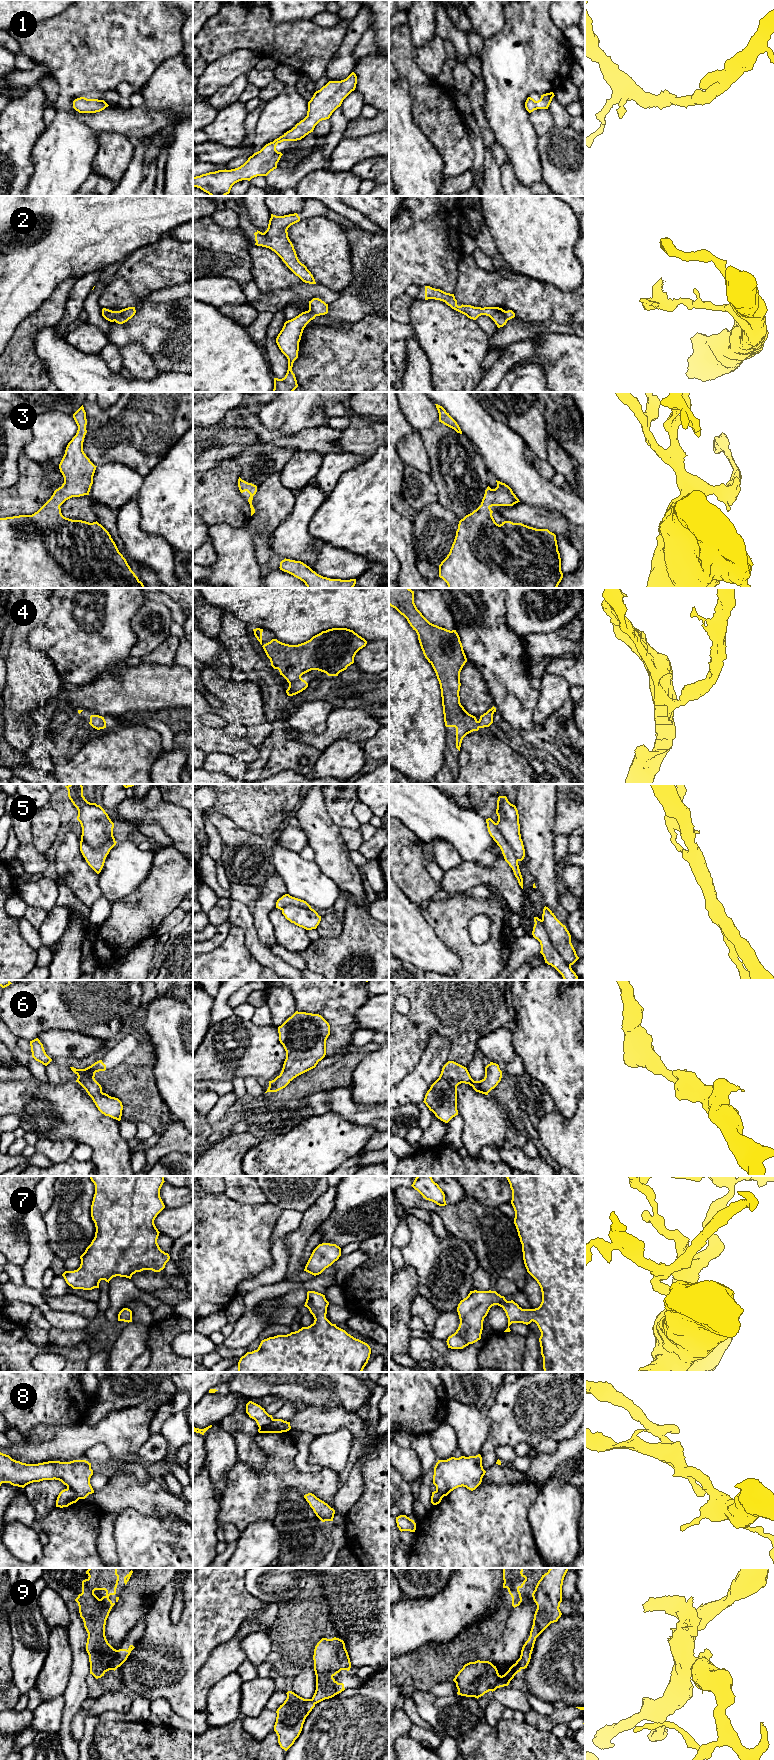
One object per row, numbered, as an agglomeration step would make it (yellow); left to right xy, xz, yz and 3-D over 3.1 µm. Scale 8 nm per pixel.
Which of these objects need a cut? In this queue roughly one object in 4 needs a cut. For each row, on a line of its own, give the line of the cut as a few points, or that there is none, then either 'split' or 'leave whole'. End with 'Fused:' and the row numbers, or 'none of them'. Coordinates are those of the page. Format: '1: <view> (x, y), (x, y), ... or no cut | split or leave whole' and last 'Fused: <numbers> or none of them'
1: no cut | leave whole
2: xy (119, 311), (119, 315), (114, 320) | split
3: no cut | leave whole
4: no cut | leave whole
5: no cut | leave whole
6: no cut | leave whole
7: no cut | leave whole
8: xz (273, 1419), (268, 1424), (259, 1427) | split
9: xy (118, 1650), (116, 1667) | split
Fused: 2, 8, 9

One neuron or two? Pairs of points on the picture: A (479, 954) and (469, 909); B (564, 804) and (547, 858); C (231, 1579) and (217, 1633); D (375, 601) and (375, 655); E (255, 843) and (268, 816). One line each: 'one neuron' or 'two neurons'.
A: one neuron
B: two neurons
C: one neuron
D: two neurons
E: two neurons

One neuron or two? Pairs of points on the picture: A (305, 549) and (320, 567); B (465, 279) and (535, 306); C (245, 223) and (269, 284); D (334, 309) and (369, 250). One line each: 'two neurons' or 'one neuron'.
A: two neurons
B: one neuron
C: two neurons
D: one neuron

